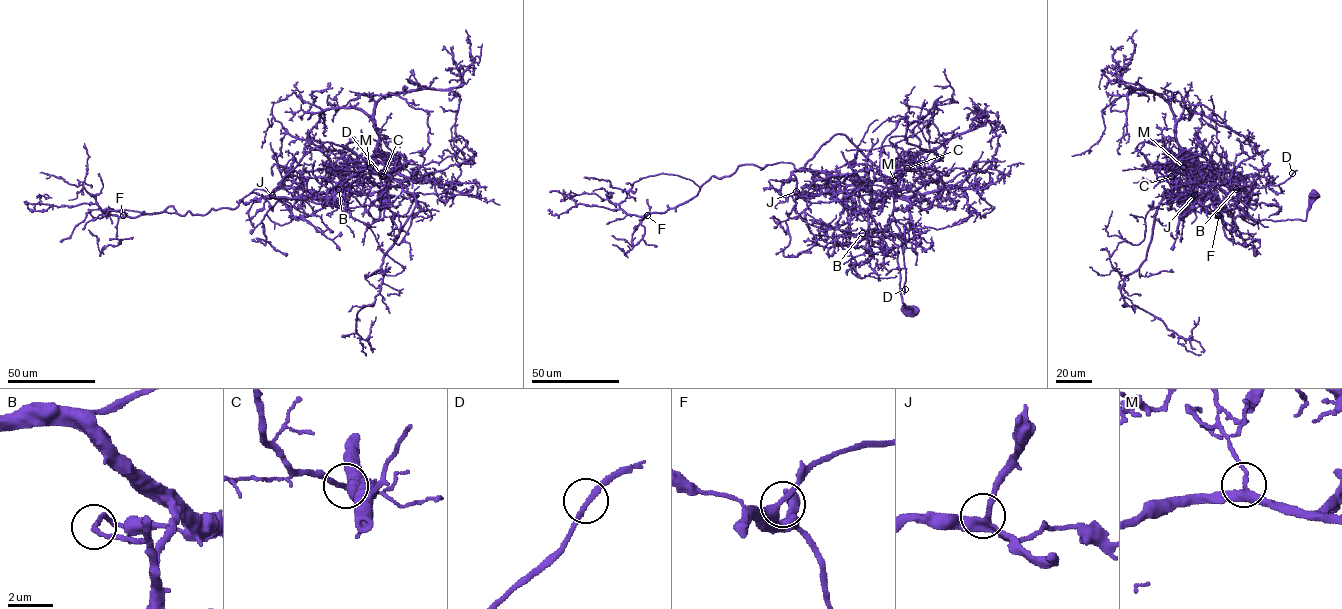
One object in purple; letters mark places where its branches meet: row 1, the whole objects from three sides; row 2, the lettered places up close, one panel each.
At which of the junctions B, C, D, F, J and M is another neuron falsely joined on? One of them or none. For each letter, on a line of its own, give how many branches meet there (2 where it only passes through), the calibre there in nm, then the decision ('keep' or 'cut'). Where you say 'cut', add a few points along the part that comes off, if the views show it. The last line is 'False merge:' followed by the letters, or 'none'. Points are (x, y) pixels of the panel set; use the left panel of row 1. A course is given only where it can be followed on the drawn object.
B: branches 2; calibre 200 nm; cut; course (338, 189), (375, 184), (370, 168), (415, 199), (383, 260), (380, 292), (357, 313), (362, 339), (376, 317)
C: branches 2; calibre 360 nm; keep
D: branches 2; calibre 240 nm; keep
F: branches 2; calibre 400 nm; keep
J: branches 3; calibre 320 nm; keep
M: branches 3; calibre 300 nm; keep
False merge: B

